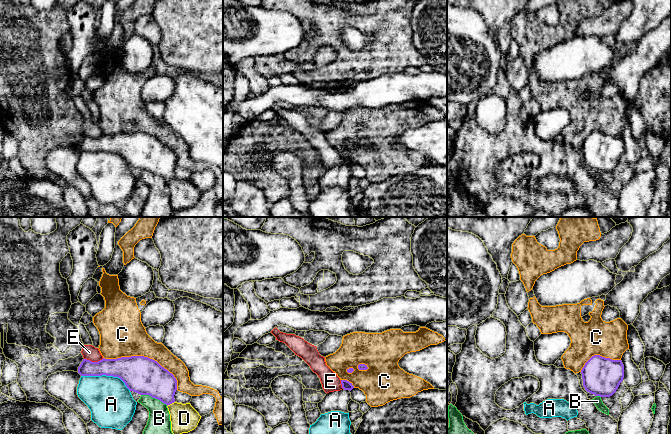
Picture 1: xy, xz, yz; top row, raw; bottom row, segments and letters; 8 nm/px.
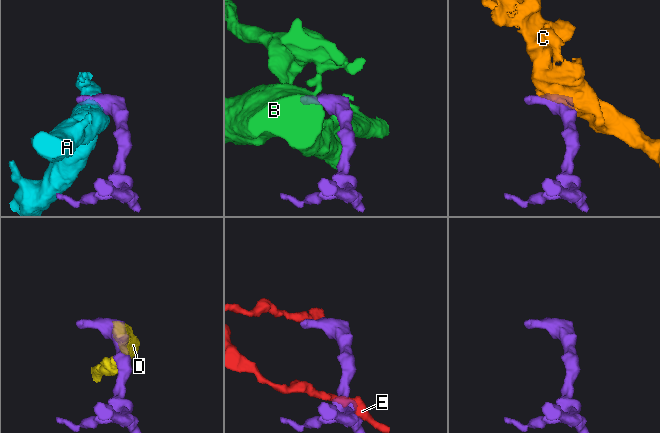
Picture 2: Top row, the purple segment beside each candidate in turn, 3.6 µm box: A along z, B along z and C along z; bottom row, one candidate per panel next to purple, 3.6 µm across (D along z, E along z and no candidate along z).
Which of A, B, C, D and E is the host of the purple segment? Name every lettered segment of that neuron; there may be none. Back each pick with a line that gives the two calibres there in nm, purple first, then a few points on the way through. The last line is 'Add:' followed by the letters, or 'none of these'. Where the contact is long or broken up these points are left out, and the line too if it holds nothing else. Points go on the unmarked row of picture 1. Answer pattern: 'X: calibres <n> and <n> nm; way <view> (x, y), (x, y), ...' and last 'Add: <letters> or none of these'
Add: none of these

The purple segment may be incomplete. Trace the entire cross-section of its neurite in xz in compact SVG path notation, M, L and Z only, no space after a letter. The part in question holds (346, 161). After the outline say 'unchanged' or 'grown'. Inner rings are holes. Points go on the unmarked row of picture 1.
M341 156L341 160L342 166L327 169L323 176L318 179L321 190L331 187L349 189L348 180L352 176L350 167L354 162L347 156Z | grown

